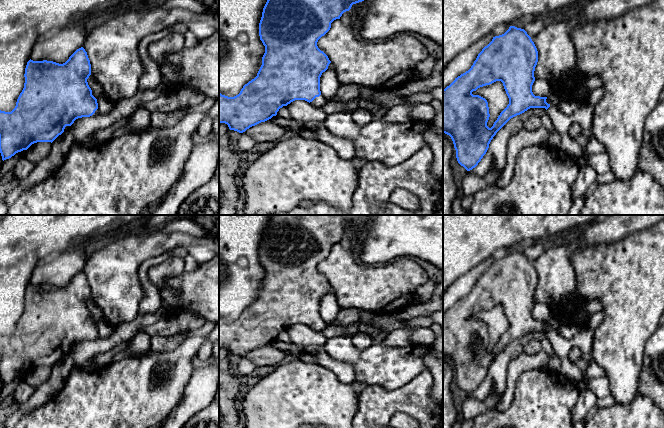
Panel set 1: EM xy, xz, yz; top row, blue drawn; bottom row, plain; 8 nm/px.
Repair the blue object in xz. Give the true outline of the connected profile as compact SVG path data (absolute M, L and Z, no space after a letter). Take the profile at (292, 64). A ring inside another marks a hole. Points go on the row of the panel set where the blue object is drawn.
M267 0L259 23L260 40L265 46L262 65L257 76L245 84L238 95L228 97L219 93L219 123L225 123L230 130L243 133L276 116L280 108L295 100L305 100L322 109L327 100L321 95L320 77L331 61L318 48L317 42L330 30L334 20L340 19L353 4L362 1L364 0Z

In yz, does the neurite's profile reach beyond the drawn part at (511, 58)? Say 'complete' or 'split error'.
split error

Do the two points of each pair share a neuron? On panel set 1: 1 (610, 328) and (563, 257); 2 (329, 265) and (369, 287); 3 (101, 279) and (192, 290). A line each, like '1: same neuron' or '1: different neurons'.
1: different neurons
2: same neuron
3: different neurons

